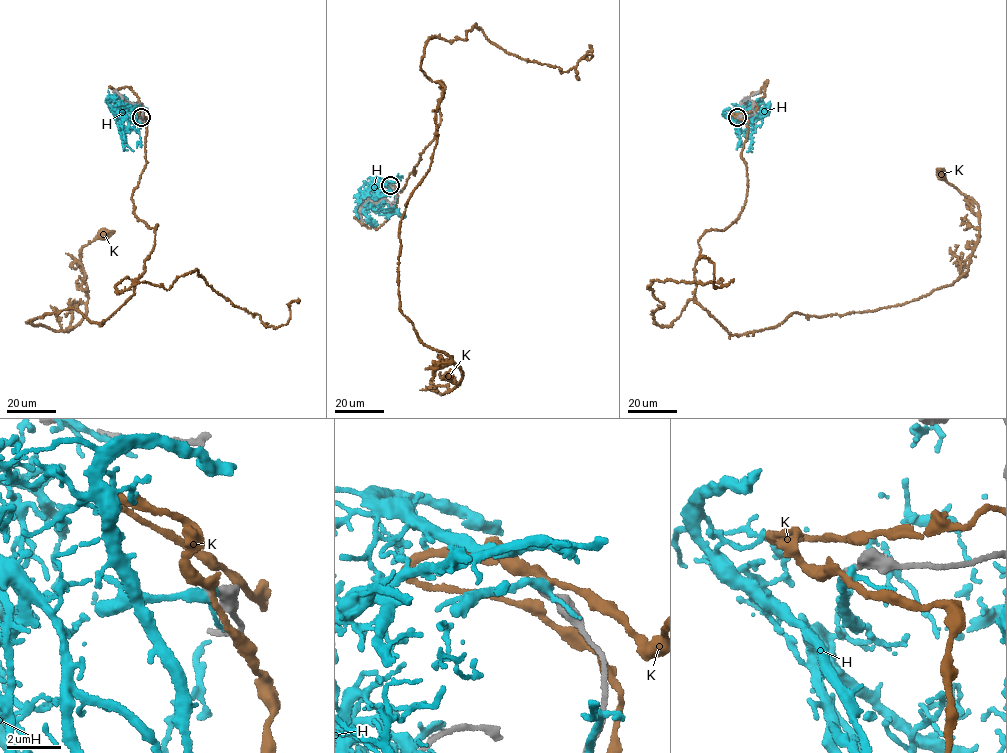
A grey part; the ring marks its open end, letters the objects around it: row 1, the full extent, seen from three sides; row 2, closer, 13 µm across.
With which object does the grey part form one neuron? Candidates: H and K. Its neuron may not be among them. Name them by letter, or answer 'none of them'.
none of them

